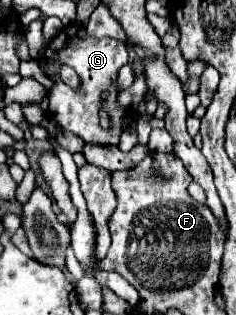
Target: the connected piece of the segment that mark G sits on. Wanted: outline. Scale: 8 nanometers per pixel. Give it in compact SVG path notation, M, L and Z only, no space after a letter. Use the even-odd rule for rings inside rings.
M71 24L67 28L63 28L53 40L49 40L45 52L43 52L45 64L47 64L47 76L55 82L55 86L47 92L49 98L49 106L47 106L47 116L51 120L55 120L63 130L69 130L73 134L77 134L79 138L83 138L85 142L95 142L101 146L117 146L119 136L123 132L123 120L131 118L131 110L129 108L121 108L117 102L119 96L119 88L117 88L117 72L121 70L121 66L127 64L129 60L129 52L127 46L119 40L113 38L105 38L105 40L93 40L91 36L87 36L85 28L79 24ZM67 64L71 66L79 76L81 76L81 90L75 92L69 86L61 84L59 78L59 68ZM107 92L105 98L105 106L111 114L113 120L113 128L111 130L103 130L99 126L99 106L101 104L101 94Z

